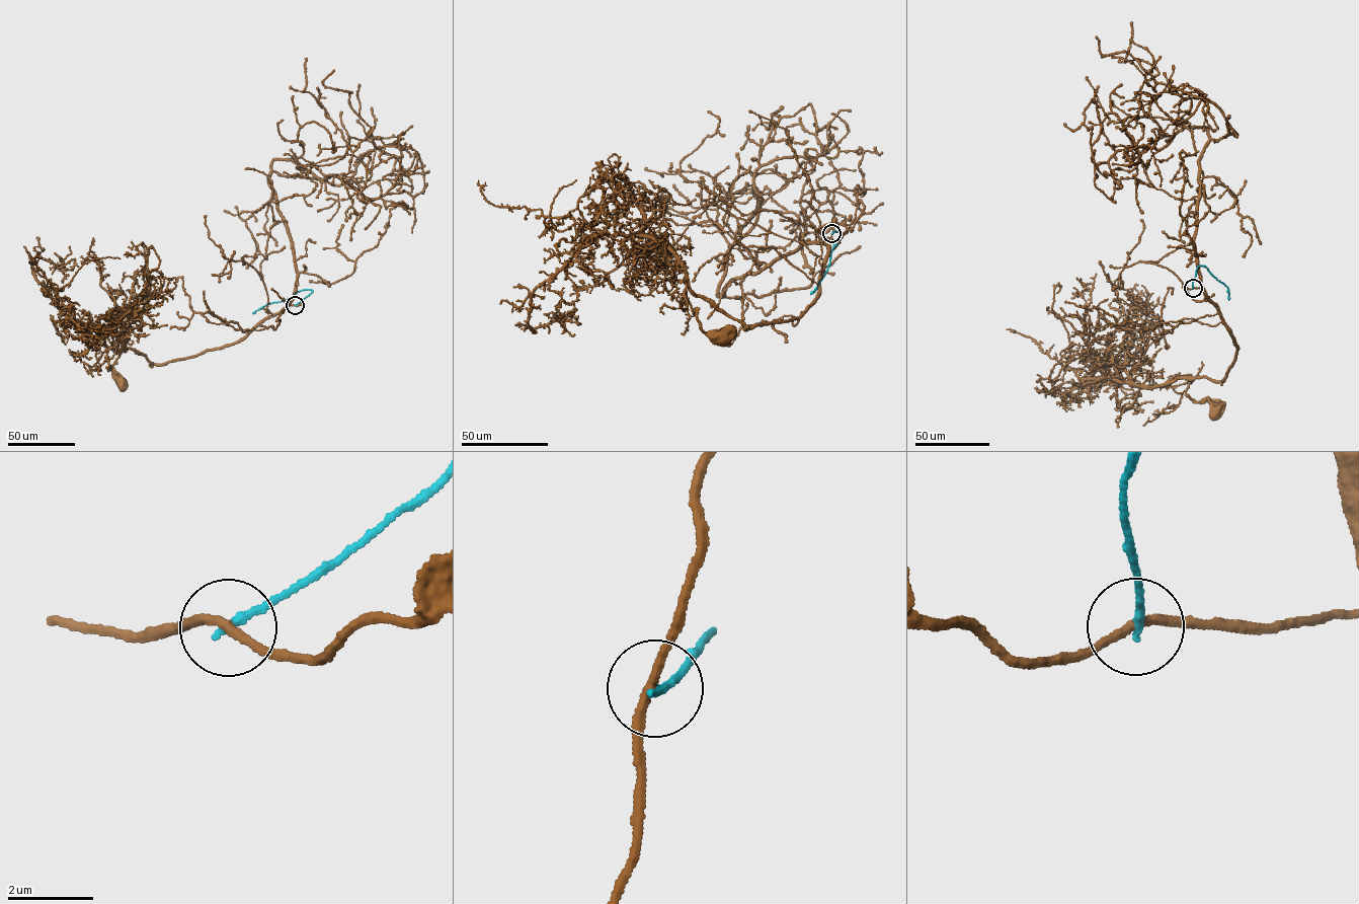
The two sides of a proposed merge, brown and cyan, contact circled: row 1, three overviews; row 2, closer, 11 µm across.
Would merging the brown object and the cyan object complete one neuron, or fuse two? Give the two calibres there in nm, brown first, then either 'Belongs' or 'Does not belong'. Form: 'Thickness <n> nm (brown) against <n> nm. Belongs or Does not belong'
Thickness 200 nm (brown) against 190 nm. Does not belong

